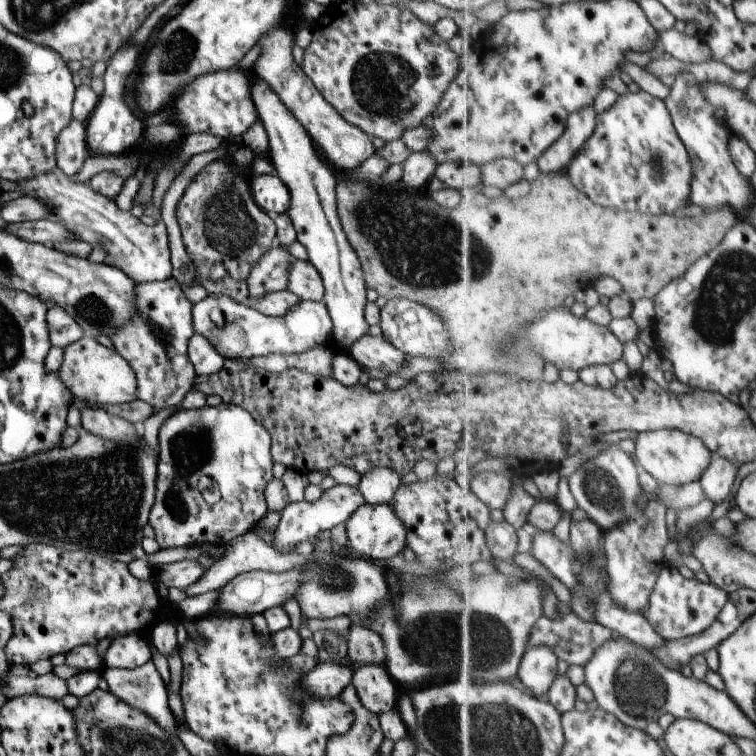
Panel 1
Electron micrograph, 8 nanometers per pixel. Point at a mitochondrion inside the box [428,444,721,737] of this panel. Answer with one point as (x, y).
(640, 691)

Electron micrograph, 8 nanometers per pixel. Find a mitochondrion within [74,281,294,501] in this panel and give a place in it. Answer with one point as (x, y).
(159, 333)

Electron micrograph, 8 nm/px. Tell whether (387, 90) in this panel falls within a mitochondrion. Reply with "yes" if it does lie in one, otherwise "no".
yes

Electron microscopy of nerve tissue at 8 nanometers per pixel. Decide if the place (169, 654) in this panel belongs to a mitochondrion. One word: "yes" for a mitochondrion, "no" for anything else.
no

